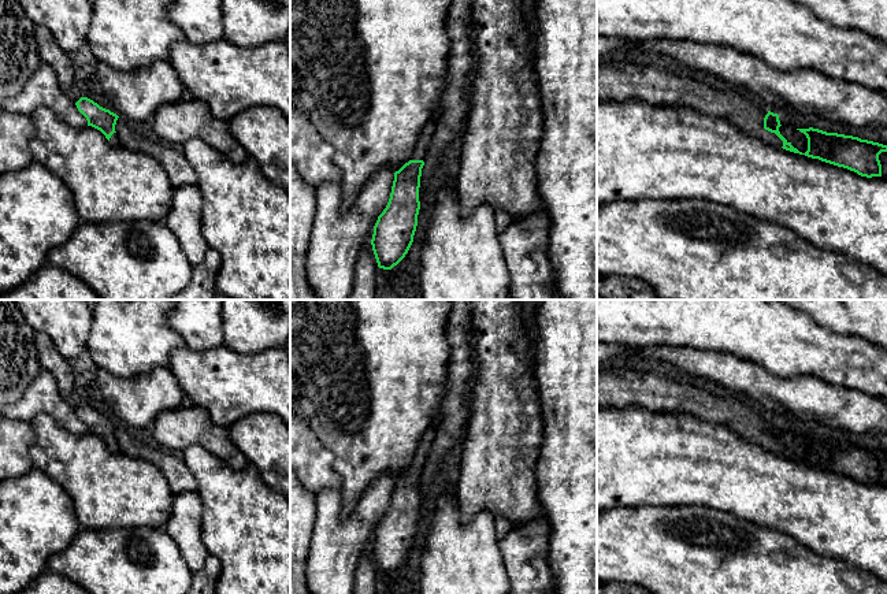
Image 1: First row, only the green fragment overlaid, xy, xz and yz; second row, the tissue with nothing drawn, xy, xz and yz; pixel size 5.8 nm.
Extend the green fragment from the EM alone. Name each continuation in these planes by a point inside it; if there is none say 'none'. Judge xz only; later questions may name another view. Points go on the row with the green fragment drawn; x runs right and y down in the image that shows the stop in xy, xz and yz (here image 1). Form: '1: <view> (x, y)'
1: xz (420, 149)

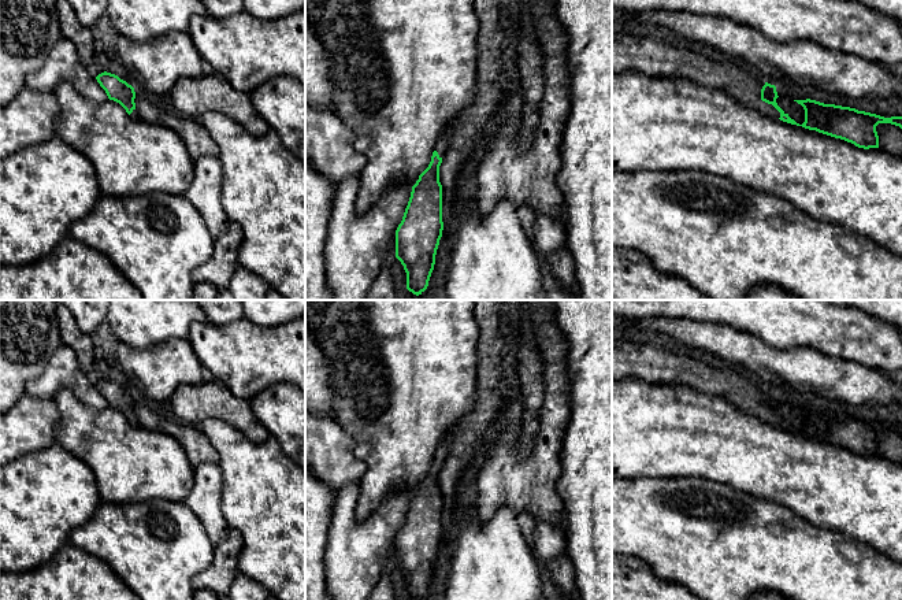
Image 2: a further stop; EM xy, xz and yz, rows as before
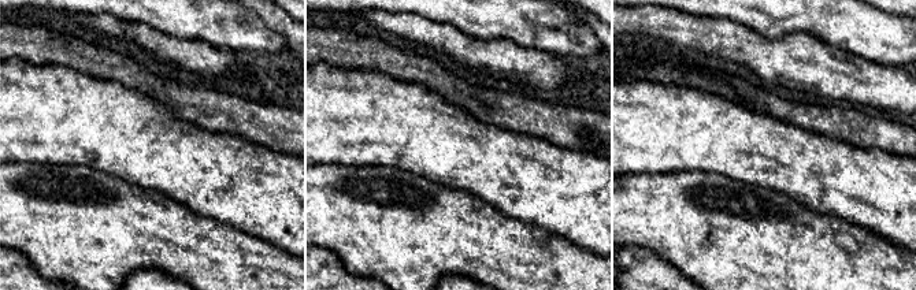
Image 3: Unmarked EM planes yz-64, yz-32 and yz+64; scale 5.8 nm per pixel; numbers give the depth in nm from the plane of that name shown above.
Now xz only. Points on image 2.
1: xz (442, 144)

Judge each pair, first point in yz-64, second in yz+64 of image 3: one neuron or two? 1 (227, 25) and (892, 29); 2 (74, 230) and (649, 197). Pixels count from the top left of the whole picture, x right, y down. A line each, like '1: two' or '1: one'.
1: one
2: one

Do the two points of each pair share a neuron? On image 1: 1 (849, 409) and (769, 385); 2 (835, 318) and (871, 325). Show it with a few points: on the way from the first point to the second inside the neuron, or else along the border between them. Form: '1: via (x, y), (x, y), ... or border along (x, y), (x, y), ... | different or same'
1: via (830, 405), (808, 396), (789, 394) | same
2: via (843, 318), (863, 318) | same

